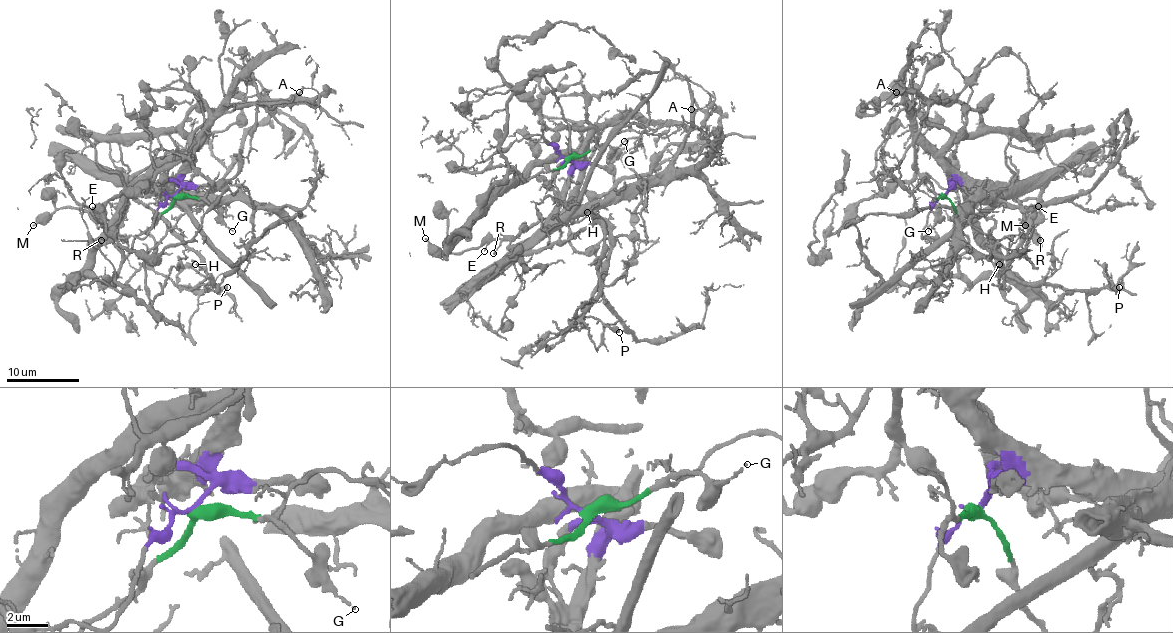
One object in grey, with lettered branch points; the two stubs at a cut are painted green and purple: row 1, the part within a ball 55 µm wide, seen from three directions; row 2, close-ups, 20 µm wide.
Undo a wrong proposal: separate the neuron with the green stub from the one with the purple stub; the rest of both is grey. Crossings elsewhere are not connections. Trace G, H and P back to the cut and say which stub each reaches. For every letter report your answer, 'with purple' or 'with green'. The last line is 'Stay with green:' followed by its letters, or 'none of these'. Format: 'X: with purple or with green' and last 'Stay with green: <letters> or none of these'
G: with green
H: with purple
P: with purple
Stay with green: G

